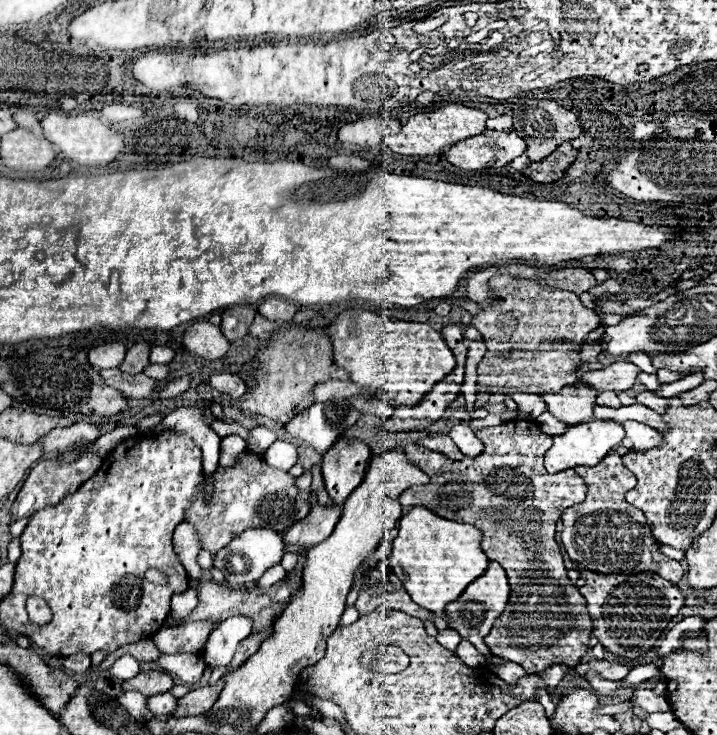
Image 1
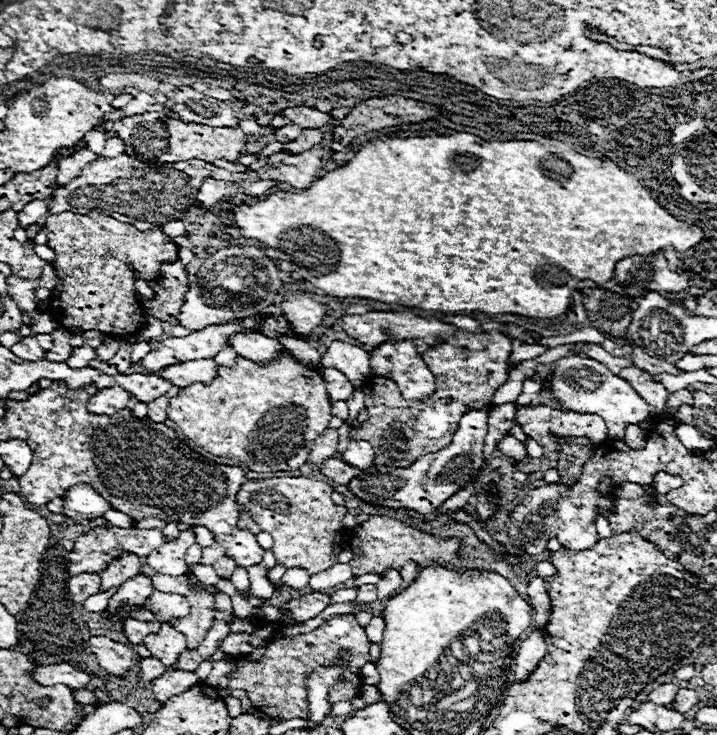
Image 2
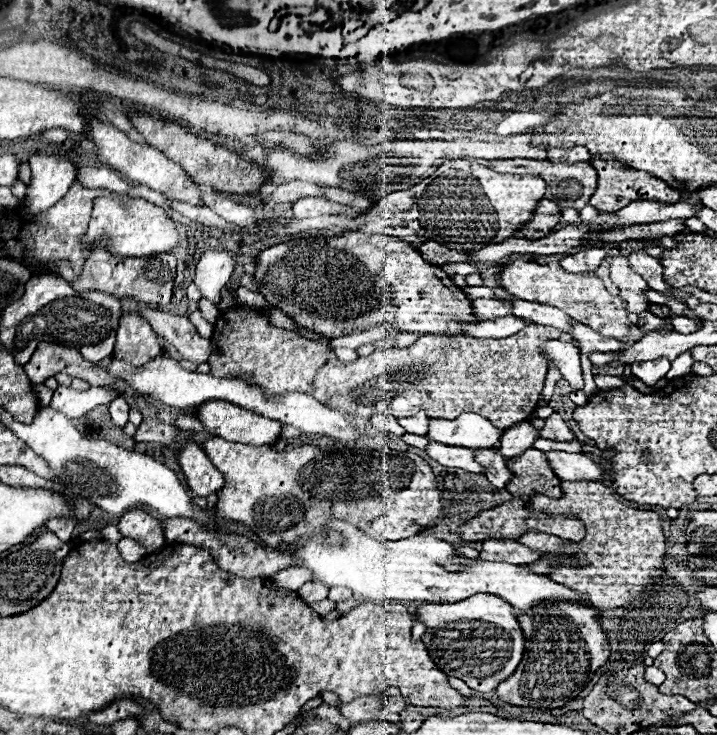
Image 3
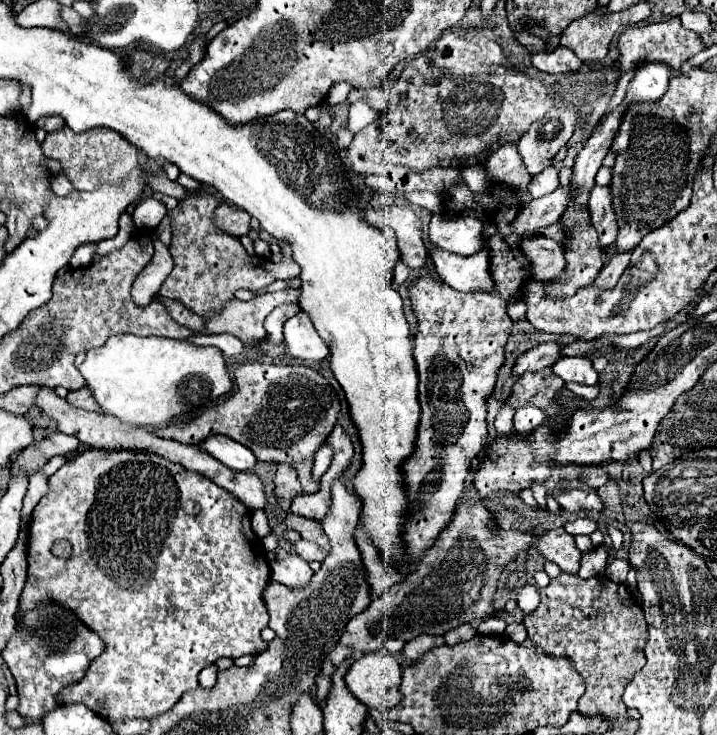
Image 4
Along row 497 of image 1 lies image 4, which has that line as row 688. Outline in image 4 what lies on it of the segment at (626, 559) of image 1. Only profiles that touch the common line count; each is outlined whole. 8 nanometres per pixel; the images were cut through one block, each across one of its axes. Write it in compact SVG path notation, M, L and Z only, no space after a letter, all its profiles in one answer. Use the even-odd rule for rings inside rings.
M562 572L562 574L560 574L556 580L552 580L546 588L542 588L540 594L542 594L540 606L538 606L532 614L526 614L526 616L524 616L524 626L526 626L526 630L528 630L528 638L530 638L538 648L542 648L542 652L546 652L546 654L552 654L552 656L560 656L560 654L562 654L562 656L570 656L570 658L574 660L576 670L578 670L578 672L584 676L584 680L586 680L586 692L584 692L584 696L582 696L580 702L578 702L578 710L580 710L582 714L598 714L598 712L602 712L604 716L610 716L610 718L624 718L624 716L626 716L626 704L622 702L622 692L624 692L624 688L630 684L630 678L634 678L634 674L636 674L638 670L642 670L642 666L646 664L644 646L646 646L646 640L648 640L648 624L646 624L646 620L644 620L642 608L634 602L632 594L628 592L628 588L626 588L624 584L616 584L616 582L612 582L612 580L604 578L604 576L596 576L596 578L582 580L582 578L578 578L578 576L572 576L572 574Z

